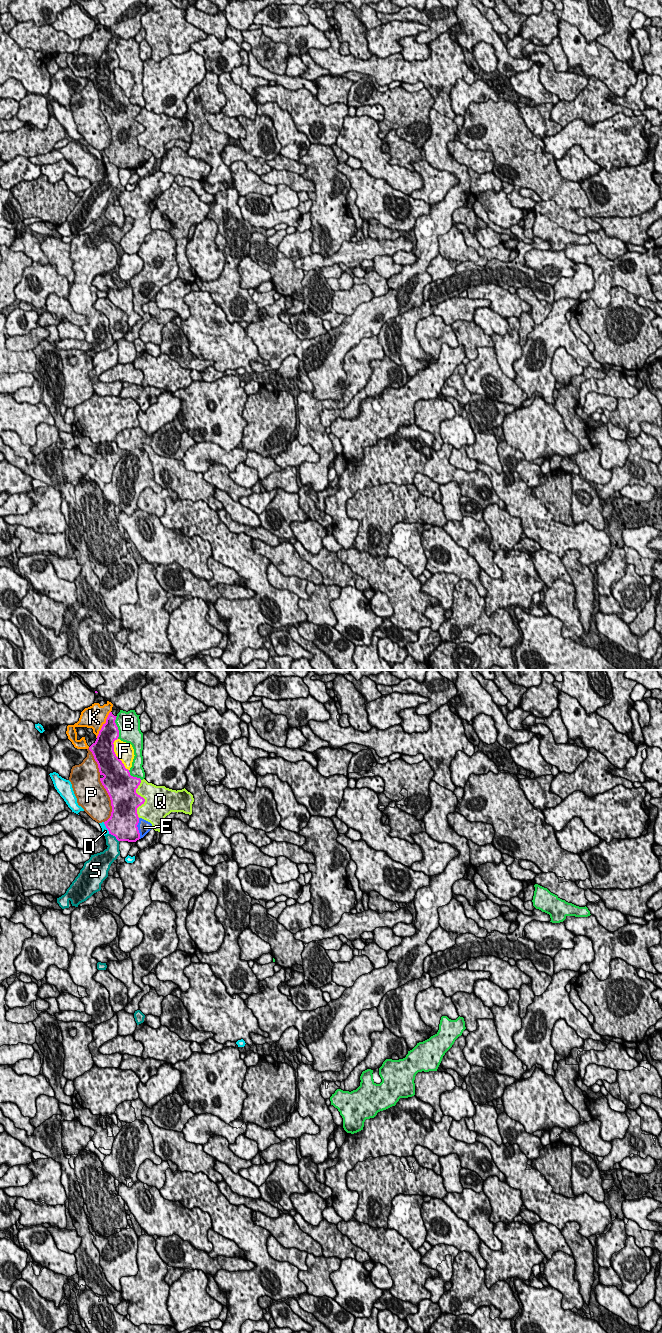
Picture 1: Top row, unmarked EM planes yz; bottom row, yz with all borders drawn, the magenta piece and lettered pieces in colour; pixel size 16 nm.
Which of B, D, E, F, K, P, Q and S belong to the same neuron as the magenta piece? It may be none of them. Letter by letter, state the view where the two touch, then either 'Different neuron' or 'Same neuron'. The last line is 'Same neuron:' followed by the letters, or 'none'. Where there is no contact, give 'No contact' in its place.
B: Touches magenta in yz. Different neuron
D: Touches magenta in yz. Different neuron
E: Touches magenta in yz. Same neuron
F: Touches magenta in yz. Different neuron
K: Touches magenta in yz. Different neuron
P: Touches magenta in yz. Different neuron
Q: Touches magenta in yz. Different neuron
S: Touches magenta in yz. Different neuron
Same neuron: E

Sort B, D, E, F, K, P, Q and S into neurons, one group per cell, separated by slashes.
B / D / E / F / K / P / Q / S

